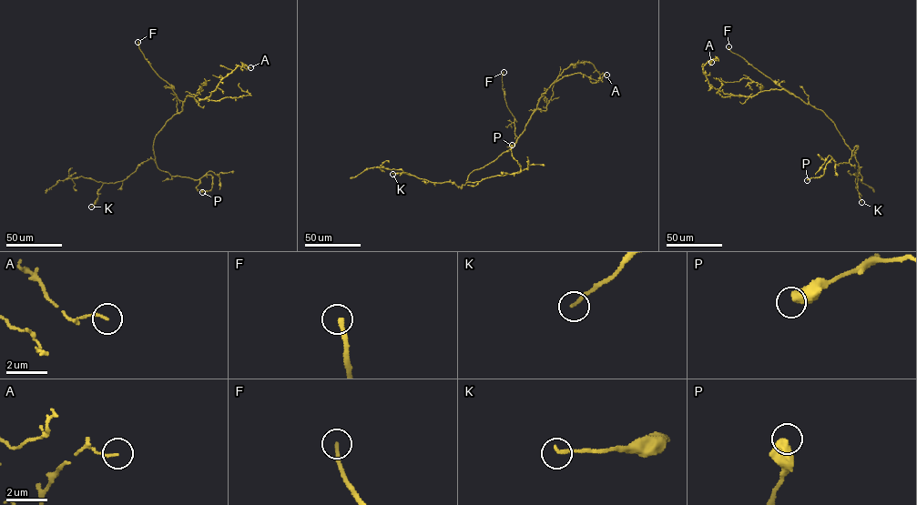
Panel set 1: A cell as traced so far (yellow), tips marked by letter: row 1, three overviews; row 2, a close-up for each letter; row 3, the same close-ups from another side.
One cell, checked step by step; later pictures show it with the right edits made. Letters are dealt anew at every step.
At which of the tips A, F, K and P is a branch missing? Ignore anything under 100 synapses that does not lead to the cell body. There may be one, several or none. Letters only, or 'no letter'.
F

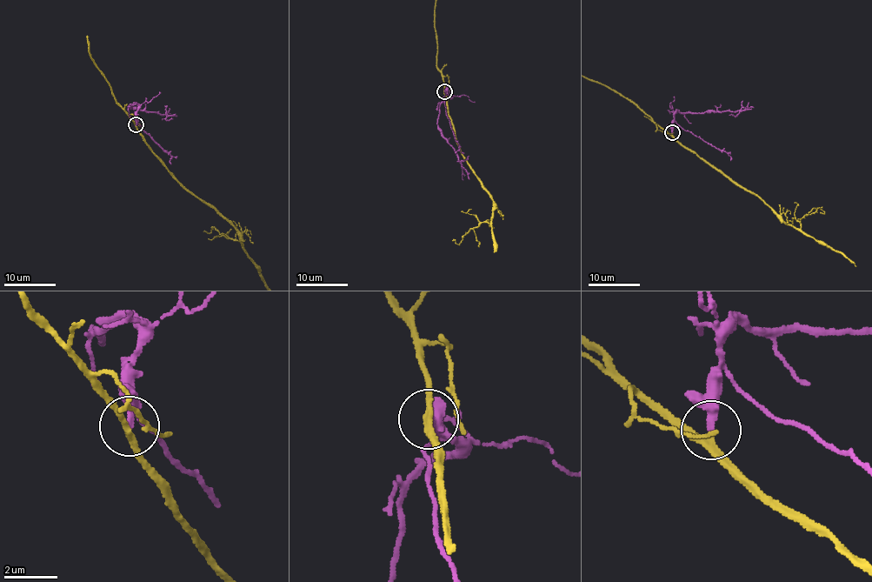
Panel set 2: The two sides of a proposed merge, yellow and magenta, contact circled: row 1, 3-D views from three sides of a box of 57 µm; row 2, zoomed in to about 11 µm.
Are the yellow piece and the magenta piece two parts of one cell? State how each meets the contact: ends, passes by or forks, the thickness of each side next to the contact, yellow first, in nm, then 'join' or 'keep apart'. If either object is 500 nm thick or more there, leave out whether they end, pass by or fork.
yellow forks | magenta ends | 170/320 nm | join

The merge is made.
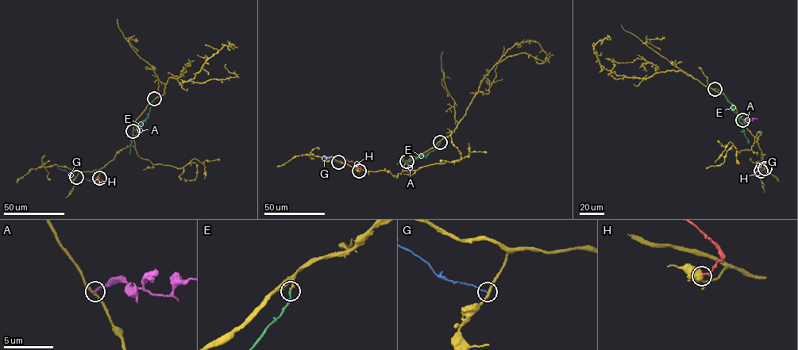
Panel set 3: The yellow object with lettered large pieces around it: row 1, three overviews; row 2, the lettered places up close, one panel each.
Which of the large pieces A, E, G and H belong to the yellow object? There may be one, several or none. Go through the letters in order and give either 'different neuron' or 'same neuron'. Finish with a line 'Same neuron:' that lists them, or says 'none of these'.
A: different neuron
E: same neuron
G: different neuron
H: different neuron
Same neuron: E

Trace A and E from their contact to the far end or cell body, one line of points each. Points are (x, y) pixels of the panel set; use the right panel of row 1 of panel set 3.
A: (742, 120), (757, 118)
E: (715, 89), (724, 94), (732, 105), (749, 144)

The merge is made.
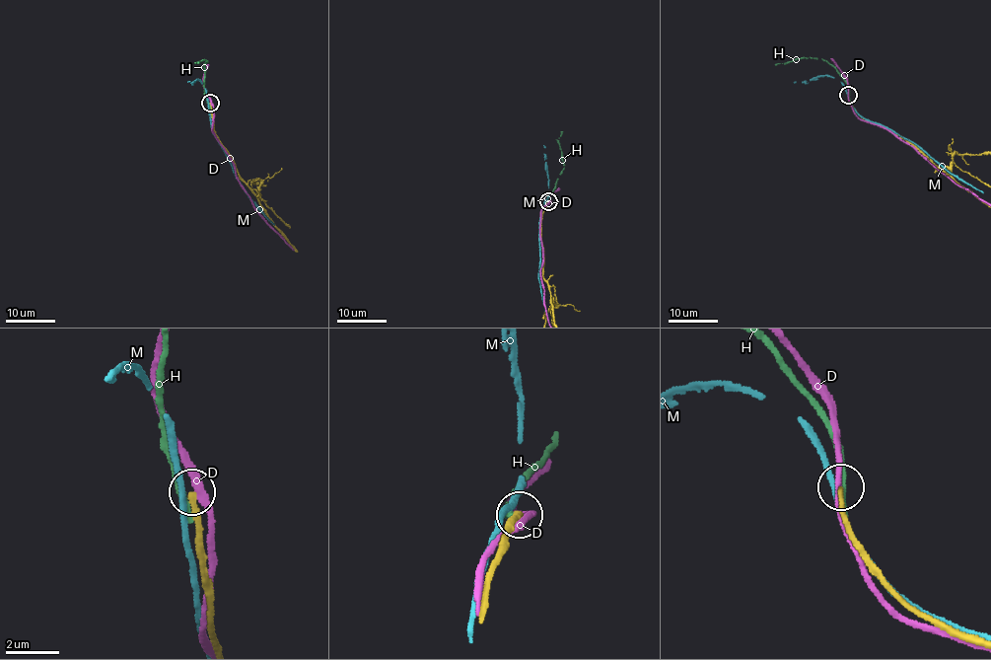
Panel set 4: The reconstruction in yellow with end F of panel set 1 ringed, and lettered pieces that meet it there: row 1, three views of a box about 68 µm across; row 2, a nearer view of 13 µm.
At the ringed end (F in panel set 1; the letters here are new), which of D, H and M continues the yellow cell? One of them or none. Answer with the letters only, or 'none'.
none

